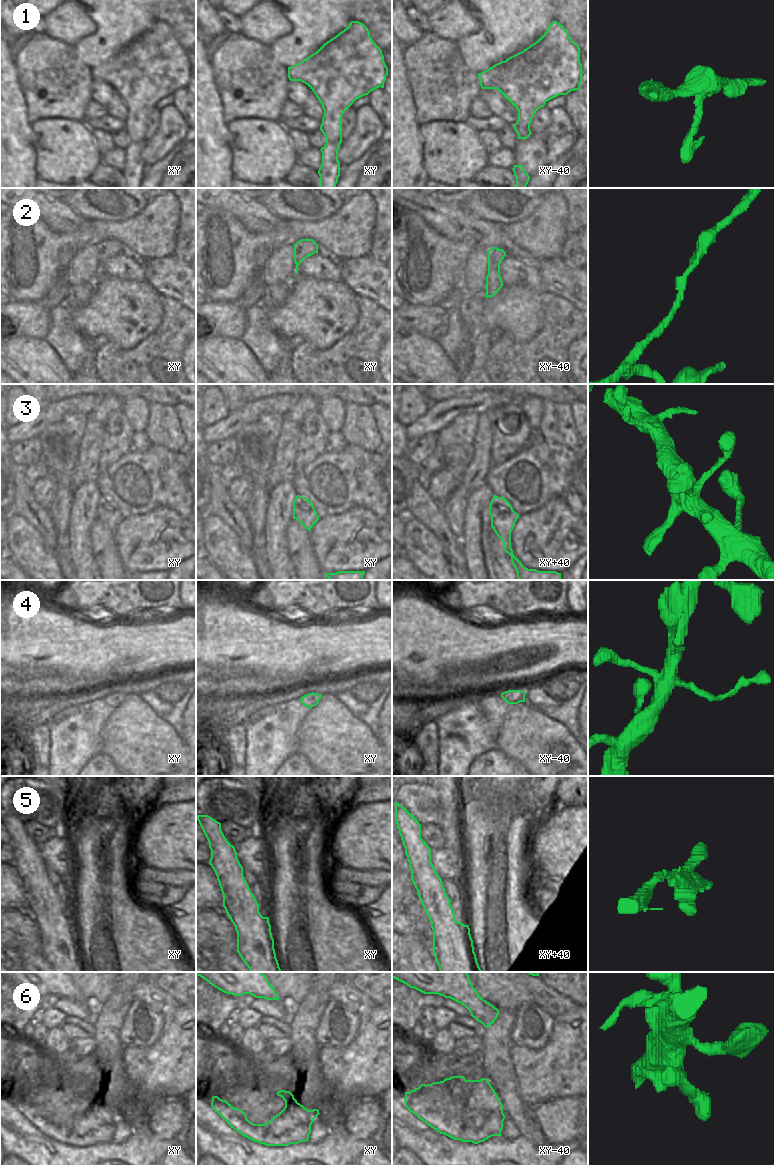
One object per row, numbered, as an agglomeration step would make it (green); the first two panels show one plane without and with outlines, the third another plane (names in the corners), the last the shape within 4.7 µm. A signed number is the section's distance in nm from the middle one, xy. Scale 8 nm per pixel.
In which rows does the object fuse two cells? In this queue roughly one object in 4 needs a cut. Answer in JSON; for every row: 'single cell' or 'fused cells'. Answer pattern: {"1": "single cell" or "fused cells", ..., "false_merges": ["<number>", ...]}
{"1": "single cell", "2": "single cell", "3": "single cell", "4": "fused cells", "5": "fused cells", "6": "single cell", "false_merges": ["4", "5"]}

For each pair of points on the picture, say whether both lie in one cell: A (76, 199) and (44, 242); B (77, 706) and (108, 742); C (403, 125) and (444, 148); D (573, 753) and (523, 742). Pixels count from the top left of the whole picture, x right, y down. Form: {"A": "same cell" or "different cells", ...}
{"A": "different cells", "B": "different cells", "C": "different cells", "D": "same cell"}

